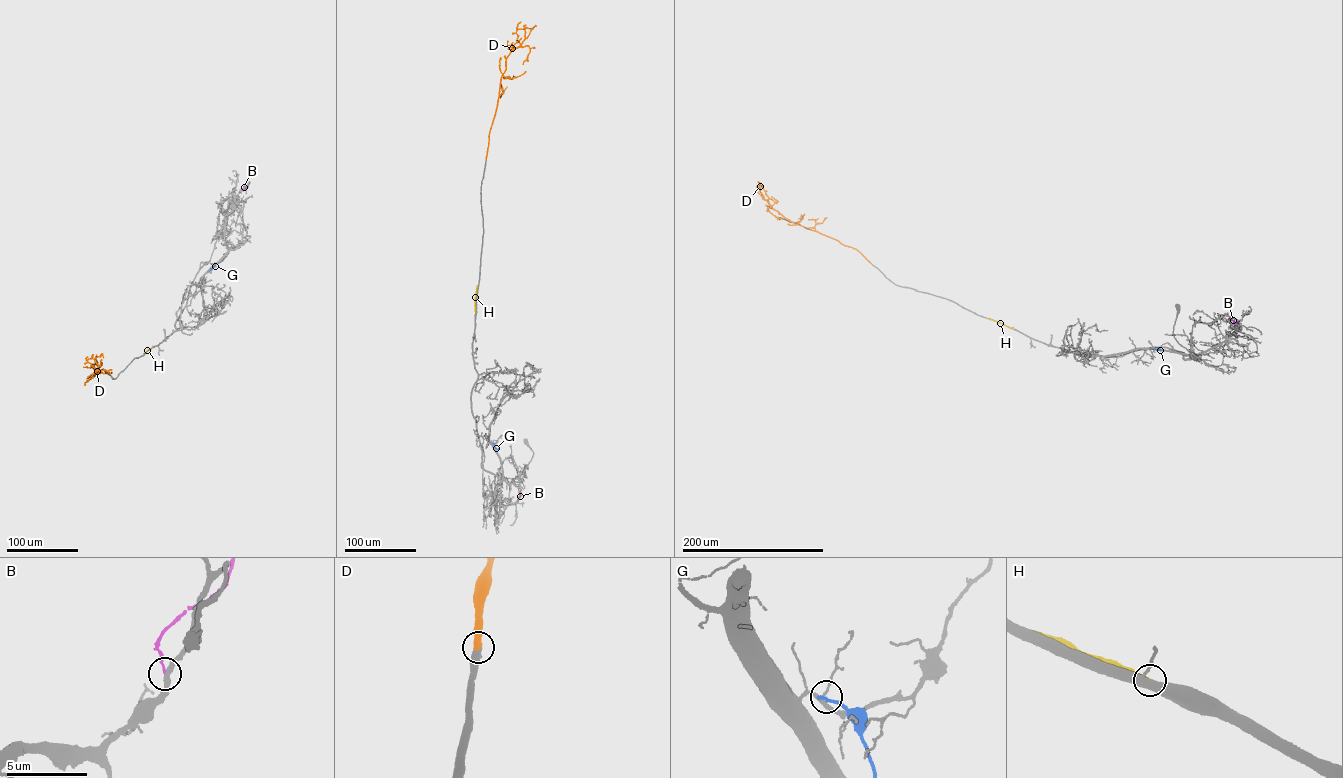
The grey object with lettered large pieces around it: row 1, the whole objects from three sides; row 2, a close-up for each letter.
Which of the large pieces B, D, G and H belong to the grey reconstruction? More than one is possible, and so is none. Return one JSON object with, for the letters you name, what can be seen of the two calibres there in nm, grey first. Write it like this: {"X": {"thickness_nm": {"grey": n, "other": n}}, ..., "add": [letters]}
{"D": {"thickness_nm": {"grey": 550, "other": 460}}, "add": ["D"]}

